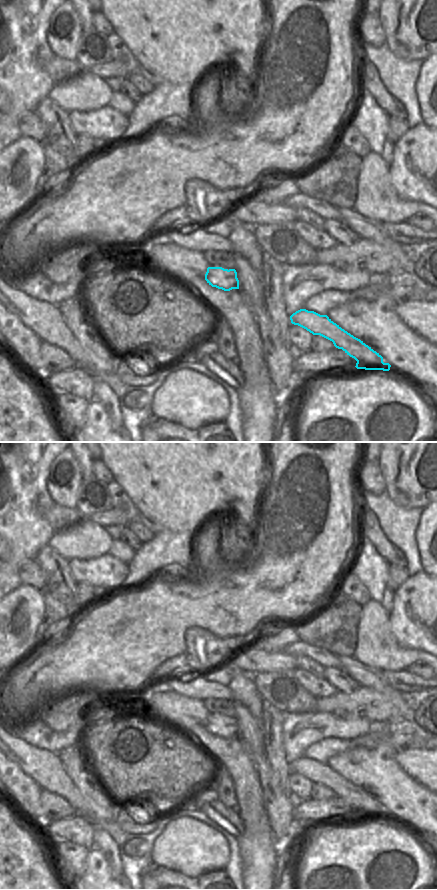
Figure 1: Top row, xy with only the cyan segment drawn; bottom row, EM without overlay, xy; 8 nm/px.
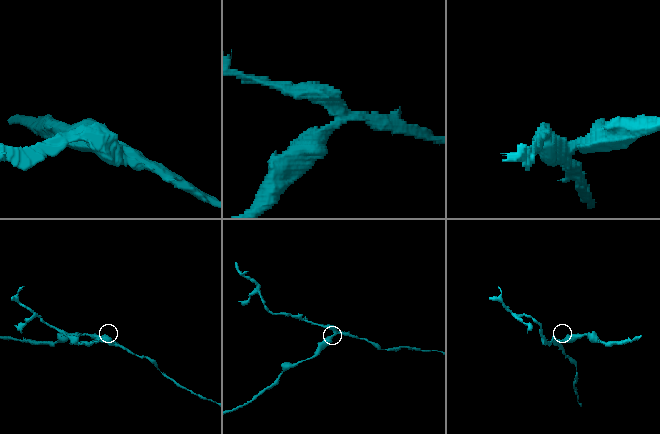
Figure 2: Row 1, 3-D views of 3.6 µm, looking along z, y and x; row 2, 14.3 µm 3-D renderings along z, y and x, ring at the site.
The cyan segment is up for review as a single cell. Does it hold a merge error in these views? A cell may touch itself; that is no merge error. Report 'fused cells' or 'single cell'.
fused cells

